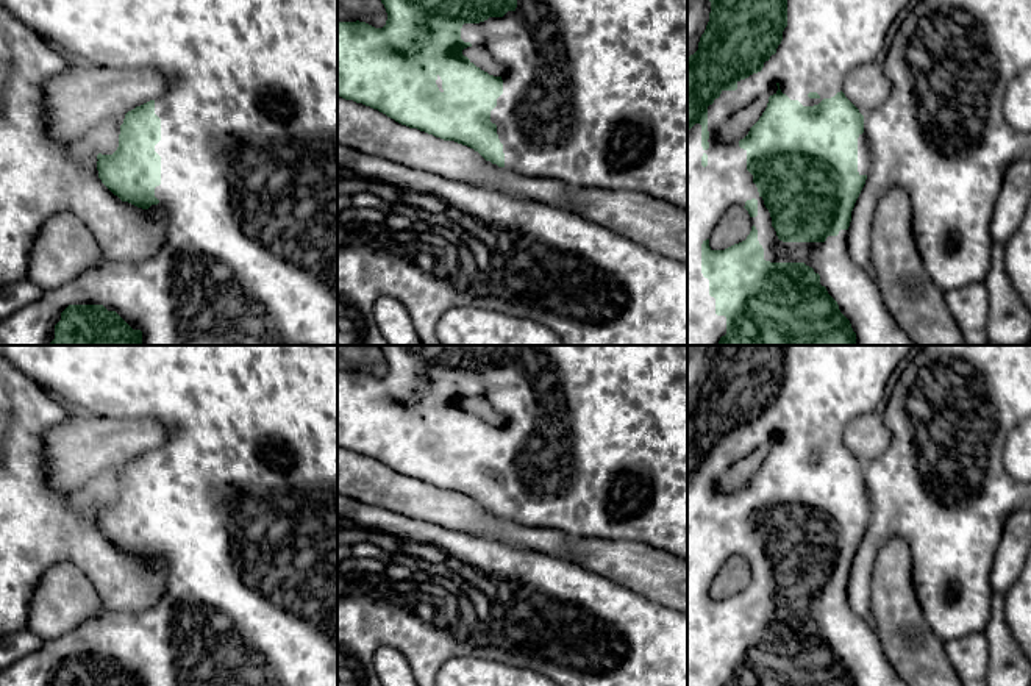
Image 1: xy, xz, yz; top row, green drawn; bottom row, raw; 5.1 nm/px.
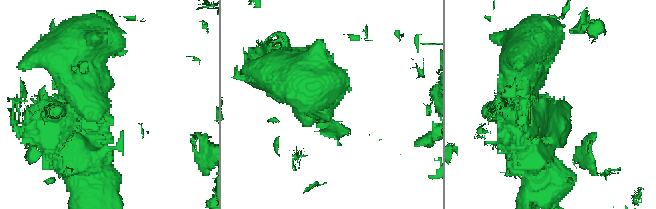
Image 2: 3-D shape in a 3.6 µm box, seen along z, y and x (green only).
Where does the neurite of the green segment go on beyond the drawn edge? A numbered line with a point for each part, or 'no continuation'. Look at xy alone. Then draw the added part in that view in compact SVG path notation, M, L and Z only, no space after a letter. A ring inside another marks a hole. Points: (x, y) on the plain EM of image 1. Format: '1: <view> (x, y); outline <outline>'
1: xy (249, 472); outline M0 345L0 356L73 411L106 419L150 419L167 430L167 441L155 450L155 464L161 469L161 491L155 495L161 506L161 534L155 538L159 553L150 556L166 567L166 592L141 613L103 608L67 634L44 641L36 652L0 670L0 686L55 686L55 675L69 655L103 655L108 661L116 661L133 680L141 680L142 686L337 686L337 345Z

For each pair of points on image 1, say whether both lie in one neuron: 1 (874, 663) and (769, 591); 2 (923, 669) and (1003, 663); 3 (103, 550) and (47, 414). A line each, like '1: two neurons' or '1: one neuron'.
1: one neuron
2: two neurons
3: one neuron

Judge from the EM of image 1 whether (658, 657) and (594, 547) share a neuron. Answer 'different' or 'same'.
different

